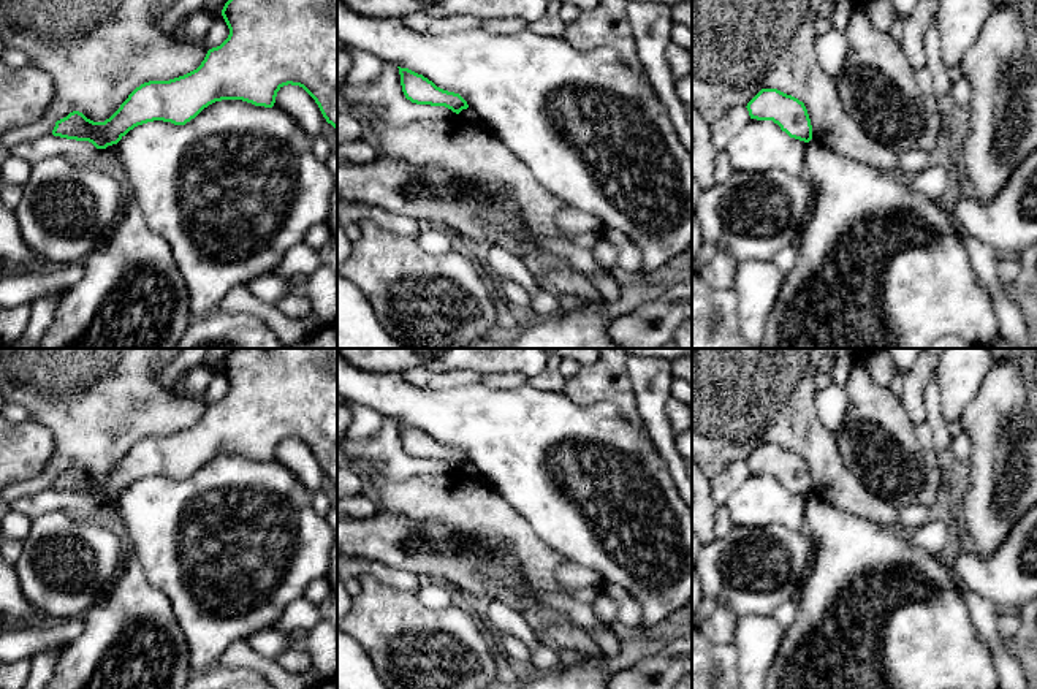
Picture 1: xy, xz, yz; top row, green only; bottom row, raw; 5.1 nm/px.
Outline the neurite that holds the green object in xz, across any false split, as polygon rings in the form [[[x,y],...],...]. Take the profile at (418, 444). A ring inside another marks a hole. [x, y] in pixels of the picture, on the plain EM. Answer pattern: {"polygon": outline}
{"polygon": [[[399,423],[402,447],[407,455],[416,459],[445,461],[459,469],[467,464],[467,456],[454,447],[437,442],[432,436],[408,423]]]}

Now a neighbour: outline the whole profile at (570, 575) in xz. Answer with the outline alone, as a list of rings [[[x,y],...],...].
[[[565,561],[556,572],[560,586],[567,589],[603,586],[602,577],[589,567]]]

